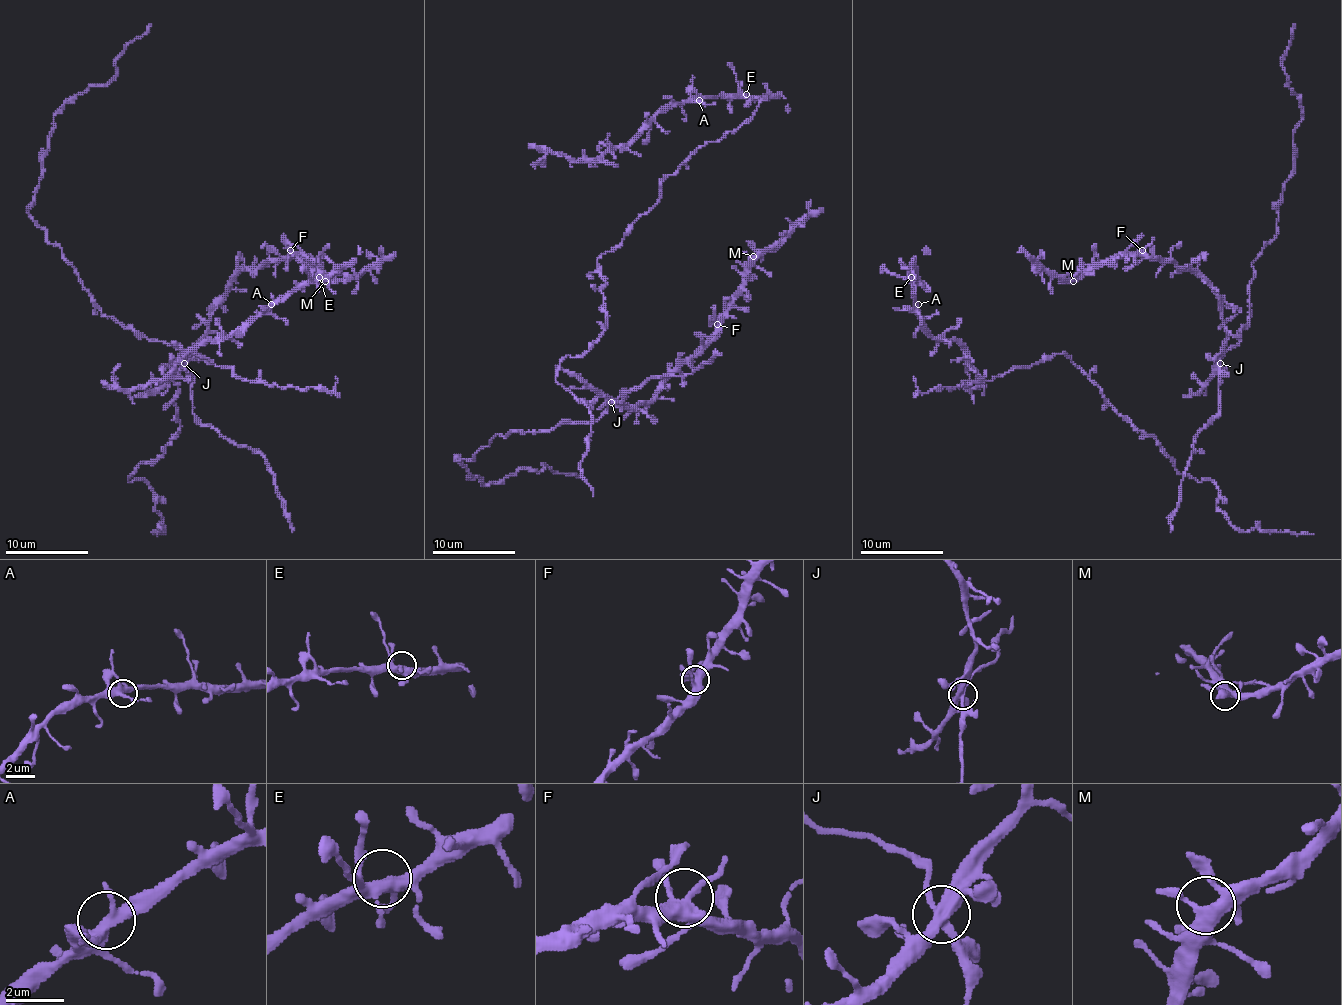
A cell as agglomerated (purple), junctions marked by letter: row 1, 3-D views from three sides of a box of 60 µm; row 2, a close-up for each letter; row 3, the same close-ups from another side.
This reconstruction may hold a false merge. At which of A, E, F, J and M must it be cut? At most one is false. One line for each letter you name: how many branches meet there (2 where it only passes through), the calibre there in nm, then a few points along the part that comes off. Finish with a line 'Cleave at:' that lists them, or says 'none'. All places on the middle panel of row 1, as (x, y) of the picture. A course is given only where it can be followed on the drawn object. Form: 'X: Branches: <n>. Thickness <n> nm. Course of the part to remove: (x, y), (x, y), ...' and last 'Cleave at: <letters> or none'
Cleave at: none

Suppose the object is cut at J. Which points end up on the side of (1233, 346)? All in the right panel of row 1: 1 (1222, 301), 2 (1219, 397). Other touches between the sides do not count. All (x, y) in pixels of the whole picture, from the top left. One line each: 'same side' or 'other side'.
1: other side
2: same side

